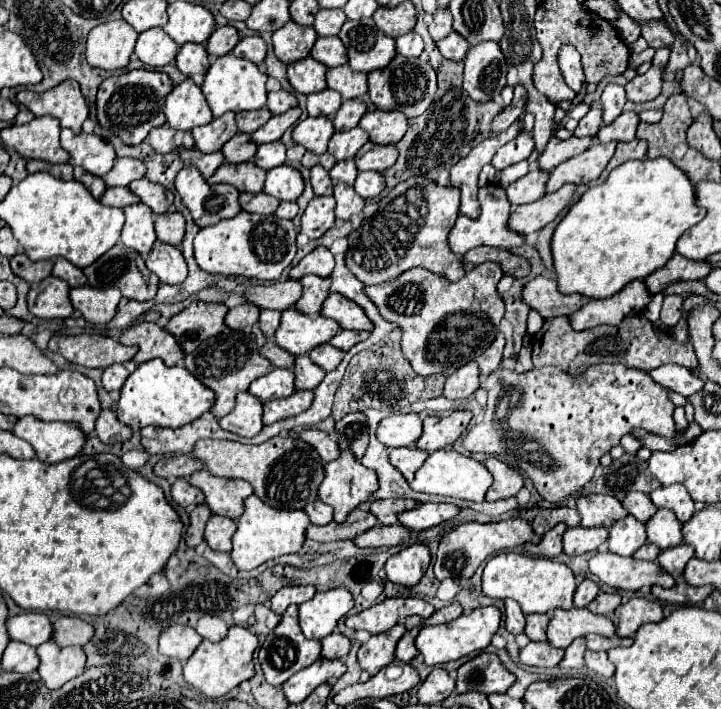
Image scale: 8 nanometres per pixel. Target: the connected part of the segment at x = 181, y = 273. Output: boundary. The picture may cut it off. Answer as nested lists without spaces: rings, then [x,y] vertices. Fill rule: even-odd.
[[[156,241],[154,249],[146,257],[146,267],[152,273],[156,273],[162,283],[168,283],[168,285],[178,285],[188,275],[188,267],[182,251],[162,241]]]

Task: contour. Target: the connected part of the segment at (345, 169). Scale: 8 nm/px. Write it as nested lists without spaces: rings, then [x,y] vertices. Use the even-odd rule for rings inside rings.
[[[354,159],[338,161],[338,163],[330,169],[330,177],[332,177],[334,183],[342,181],[342,183],[346,183],[346,185],[354,185],[356,175],[358,175],[358,169],[356,169],[356,165],[354,165]]]

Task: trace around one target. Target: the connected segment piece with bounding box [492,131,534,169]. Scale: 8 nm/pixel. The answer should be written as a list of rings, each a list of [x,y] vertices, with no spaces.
[[[522,131],[516,139],[508,141],[506,145],[502,145],[494,159],[492,159],[492,165],[496,169],[504,169],[512,163],[518,163],[518,161],[524,161],[530,157],[530,153],[534,151],[534,141],[532,141],[532,135],[528,131]]]

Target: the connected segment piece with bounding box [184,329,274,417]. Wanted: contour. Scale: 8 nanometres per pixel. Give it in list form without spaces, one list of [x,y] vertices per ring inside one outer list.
[[[226,329],[220,335],[204,341],[204,345],[200,345],[200,349],[186,355],[184,365],[198,381],[202,381],[206,387],[210,387],[216,393],[216,403],[212,407],[216,417],[224,417],[226,413],[230,413],[232,405],[236,405],[236,395],[240,391],[246,391],[254,379],[258,379],[274,369],[272,361],[268,361],[260,355],[256,337],[252,333],[232,331],[232,329]]]

